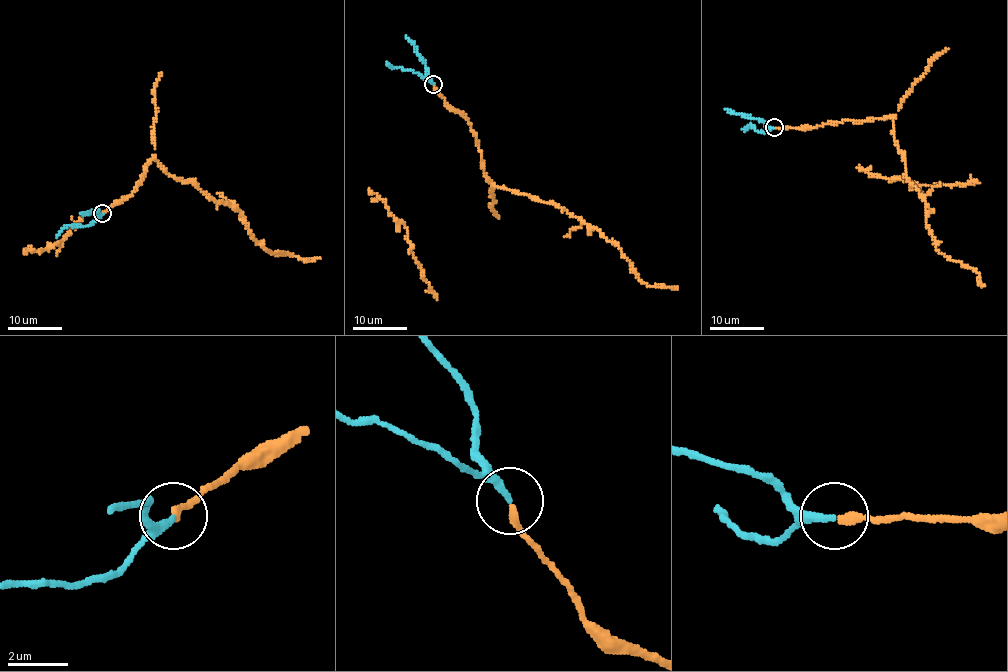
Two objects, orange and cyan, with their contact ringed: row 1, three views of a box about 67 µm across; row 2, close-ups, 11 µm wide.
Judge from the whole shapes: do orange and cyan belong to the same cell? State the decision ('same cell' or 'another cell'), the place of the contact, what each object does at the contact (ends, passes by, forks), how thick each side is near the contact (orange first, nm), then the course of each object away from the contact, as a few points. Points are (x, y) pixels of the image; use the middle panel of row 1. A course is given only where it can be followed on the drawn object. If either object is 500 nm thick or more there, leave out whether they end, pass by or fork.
same cell; place (433, 84); orange ends; cyan ends; calibres 260 and 240 nm; course orange (433, 85), (468, 120), (492, 183), (555, 203), (596, 229), (648, 286), (678, 287); course cyan (433, 83), (419, 74), (387, 64)

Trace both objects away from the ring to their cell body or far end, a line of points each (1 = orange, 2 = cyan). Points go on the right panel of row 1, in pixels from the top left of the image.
1: (775, 127), (807, 129), (891, 117), (906, 176), (925, 203), (925, 224), (935, 246), (974, 271), (983, 285)
2: (774, 127), (760, 131), (750, 124), (744, 131)

